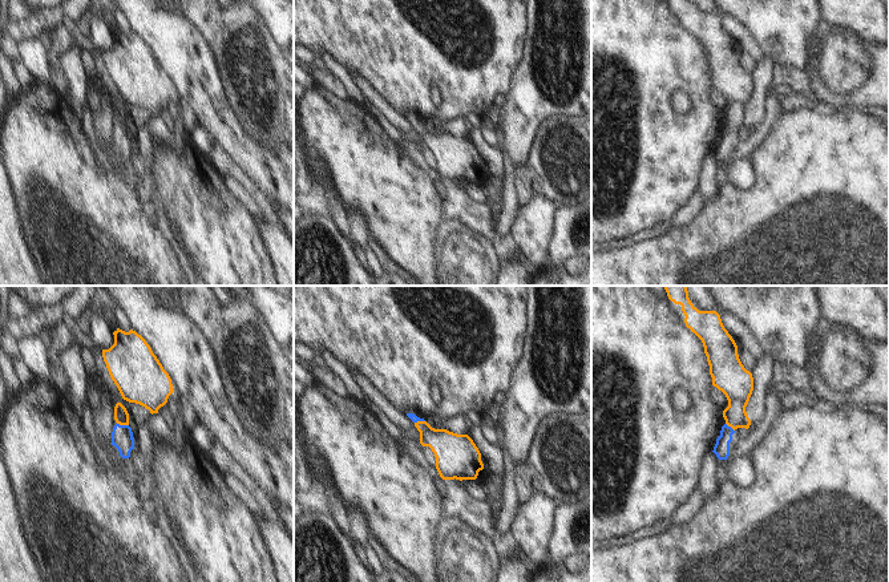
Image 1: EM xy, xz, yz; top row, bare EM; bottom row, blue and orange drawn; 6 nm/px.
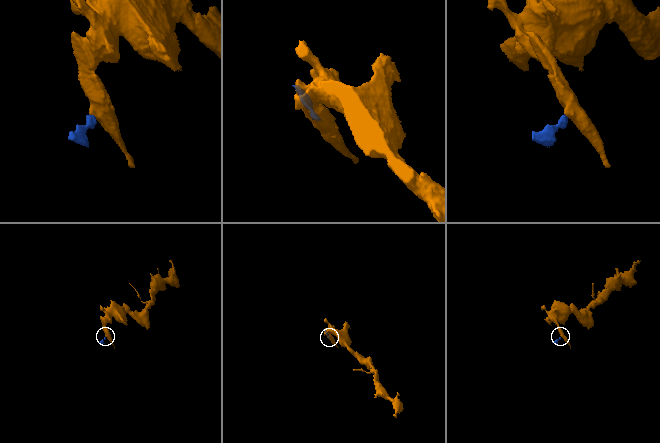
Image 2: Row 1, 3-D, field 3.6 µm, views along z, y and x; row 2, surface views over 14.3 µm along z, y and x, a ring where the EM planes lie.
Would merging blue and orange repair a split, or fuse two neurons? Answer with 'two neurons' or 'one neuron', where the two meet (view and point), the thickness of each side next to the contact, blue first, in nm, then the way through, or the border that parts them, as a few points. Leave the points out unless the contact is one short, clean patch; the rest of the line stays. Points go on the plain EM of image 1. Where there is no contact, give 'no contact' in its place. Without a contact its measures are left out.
one neuron | xy (122, 128) | 130/90 nm | across xy (122, 141), (122, 128), (121, 118)

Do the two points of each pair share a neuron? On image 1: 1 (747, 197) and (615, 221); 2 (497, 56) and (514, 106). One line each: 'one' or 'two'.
1: two
2: two

